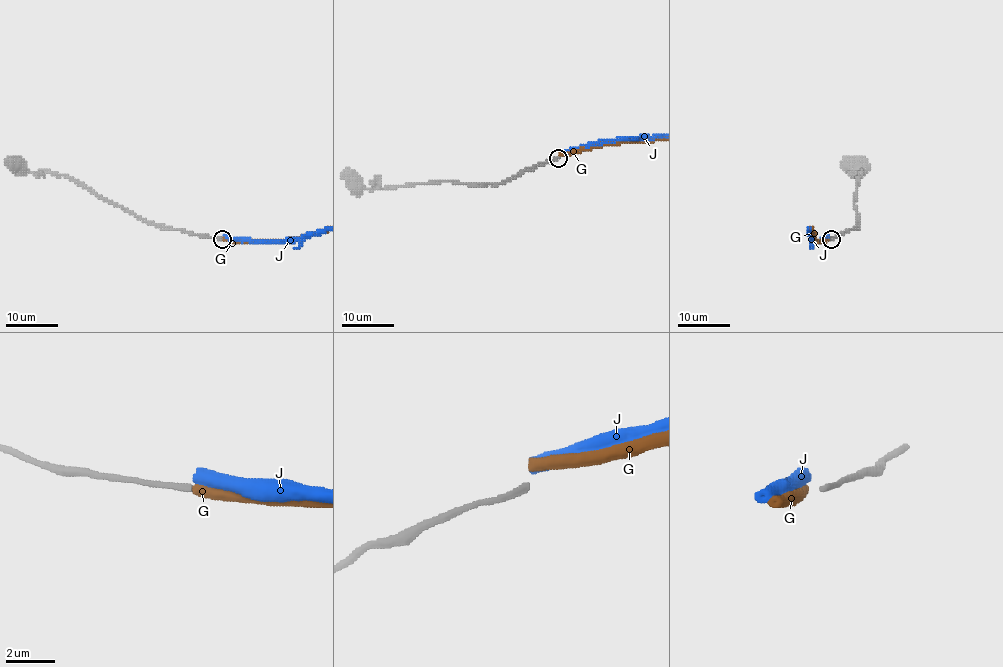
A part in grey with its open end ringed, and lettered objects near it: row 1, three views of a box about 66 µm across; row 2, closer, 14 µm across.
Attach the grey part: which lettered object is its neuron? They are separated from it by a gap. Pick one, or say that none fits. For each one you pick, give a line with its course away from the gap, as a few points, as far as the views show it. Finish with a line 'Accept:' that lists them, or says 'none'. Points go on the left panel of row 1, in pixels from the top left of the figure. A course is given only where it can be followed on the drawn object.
Accept: none

